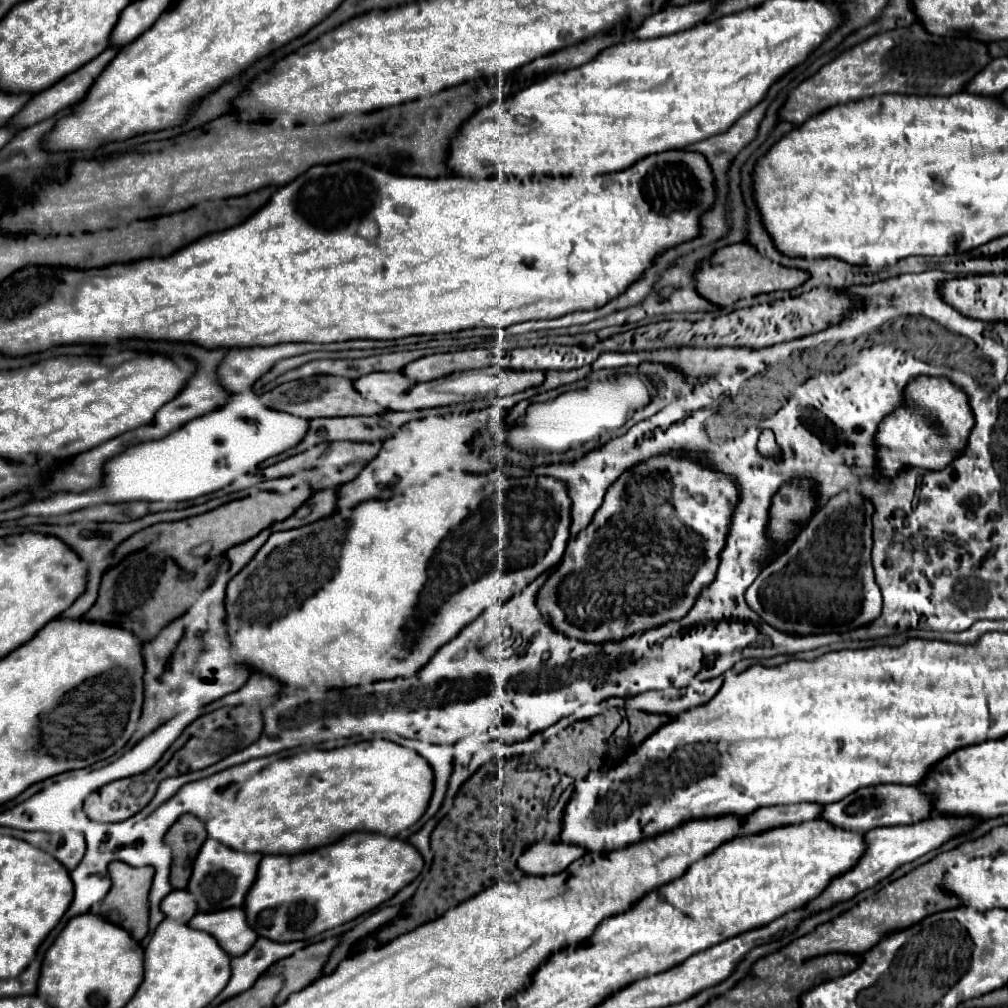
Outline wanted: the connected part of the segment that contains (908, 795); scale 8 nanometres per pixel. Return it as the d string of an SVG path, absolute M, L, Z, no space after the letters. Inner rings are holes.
M879 784L859 788L857 792L845 796L839 802L825 804L821 808L819 820L825 820L837 828L853 830L853 832L869 832L879 826L897 826L897 824L915 824L923 820L931 812L929 794L921 786L899 786L899 784ZM915 788L915 792L911 790Z

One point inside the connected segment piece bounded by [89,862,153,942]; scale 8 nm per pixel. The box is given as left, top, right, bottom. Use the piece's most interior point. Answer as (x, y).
(126, 904)

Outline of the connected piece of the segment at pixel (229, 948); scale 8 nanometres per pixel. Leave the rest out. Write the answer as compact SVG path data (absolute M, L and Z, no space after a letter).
M229 908L225 912L211 912L211 914L195 914L189 926L193 930L213 934L217 944L231 958L245 954L257 940L257 934L247 926L243 908Z

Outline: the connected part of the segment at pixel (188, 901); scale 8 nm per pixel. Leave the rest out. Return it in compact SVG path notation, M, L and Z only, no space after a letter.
M173 890L161 902L161 912L165 912L165 916L169 918L175 918L177 922L189 922L197 912L197 904L187 890Z

